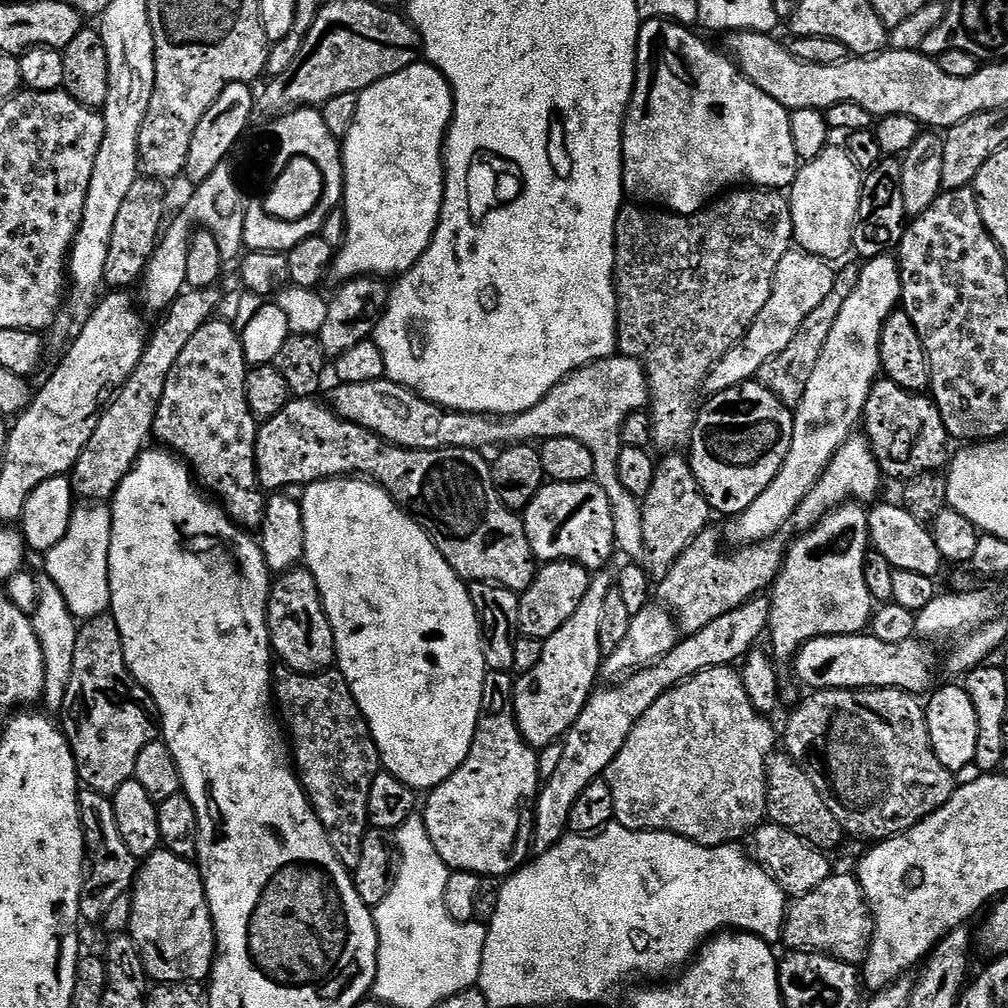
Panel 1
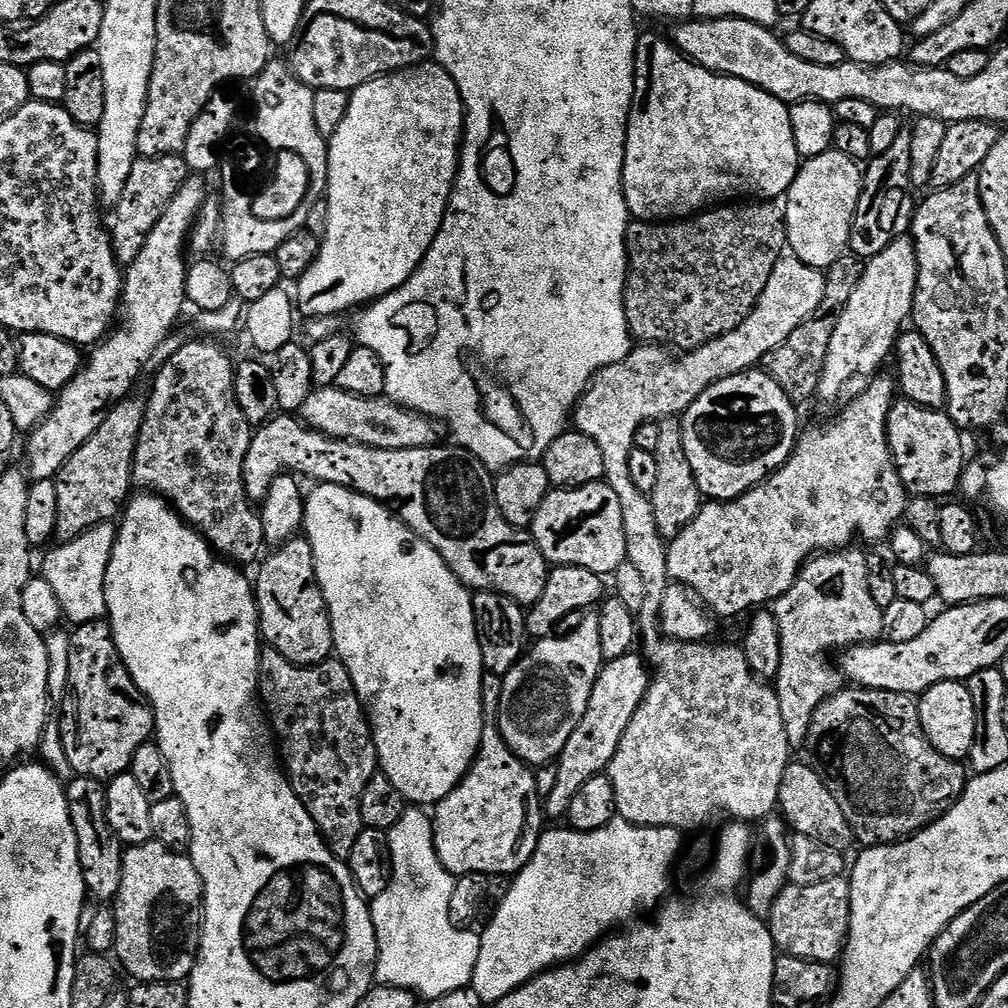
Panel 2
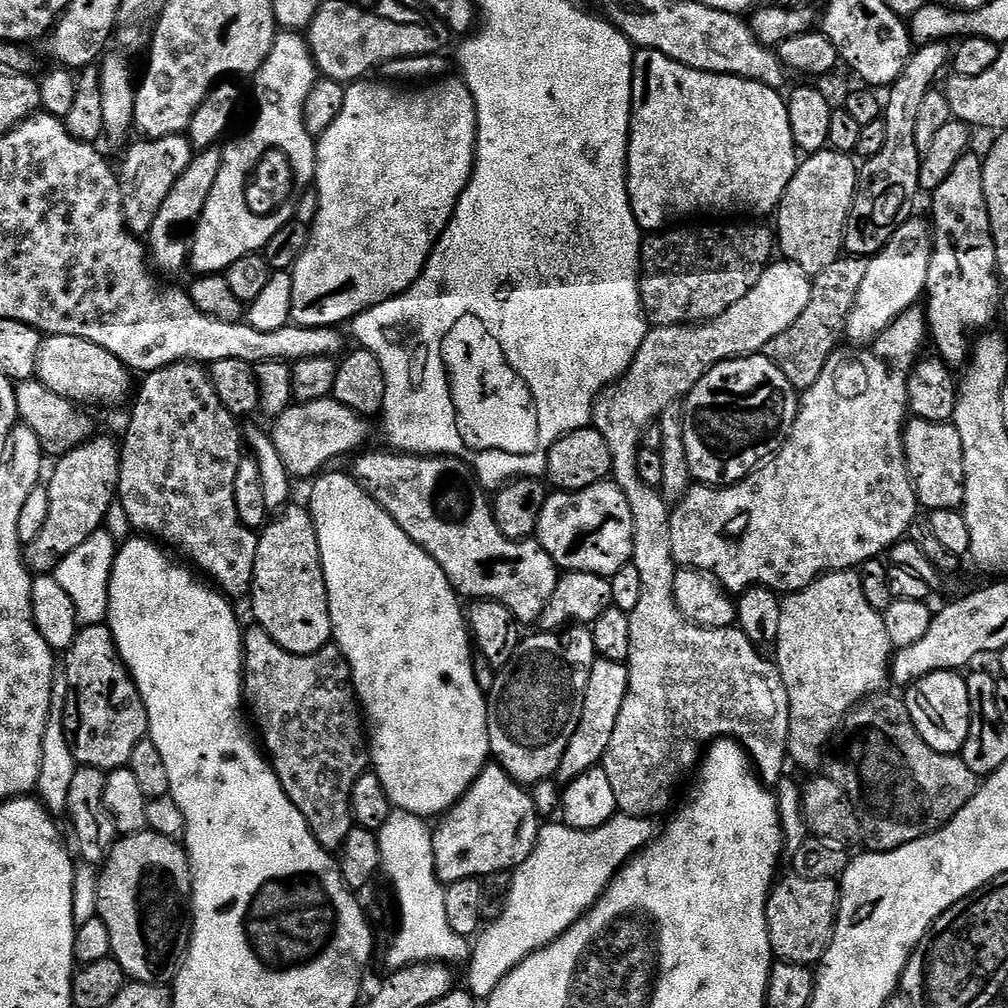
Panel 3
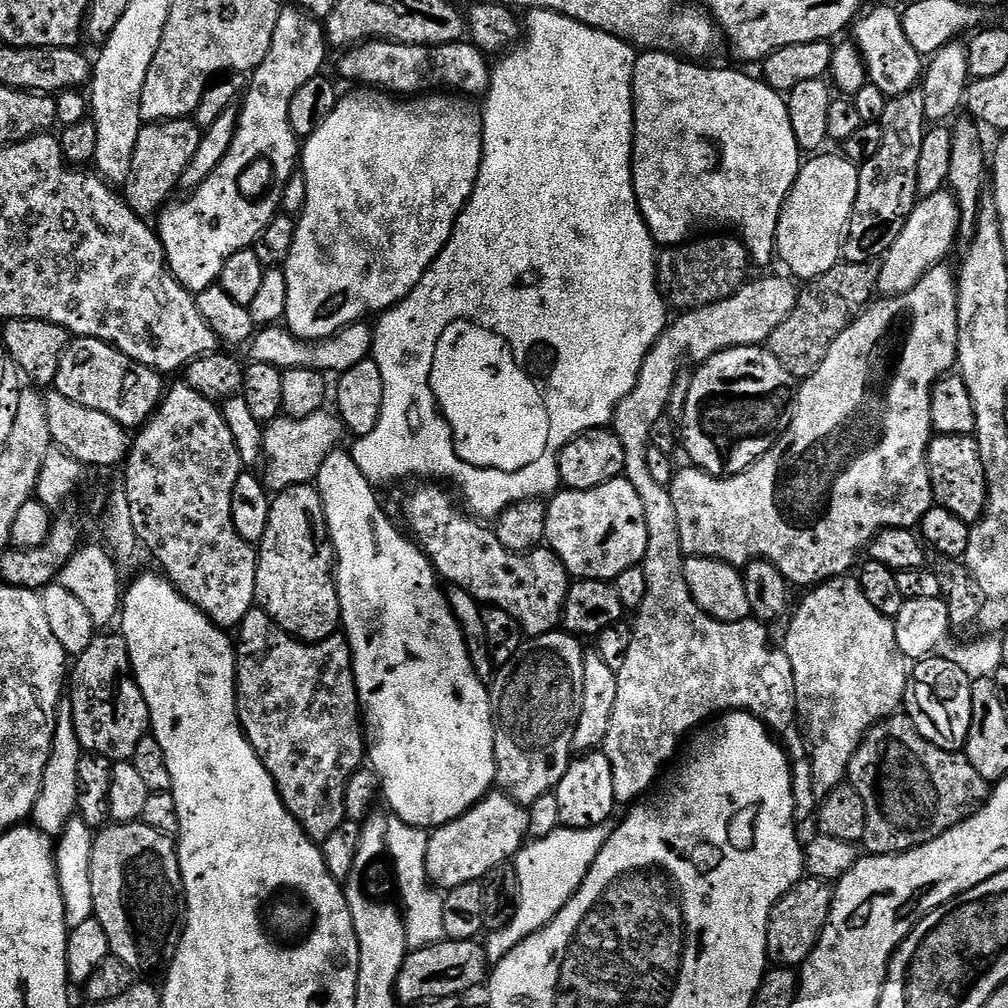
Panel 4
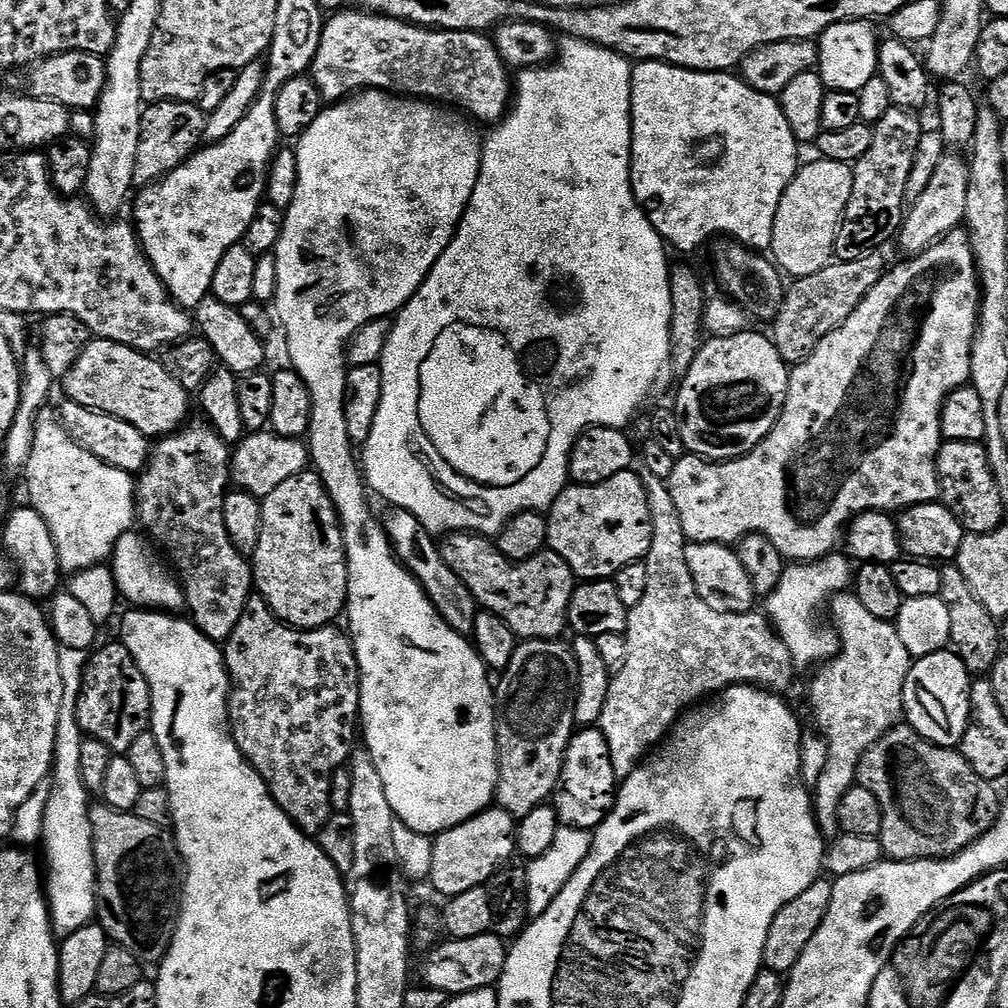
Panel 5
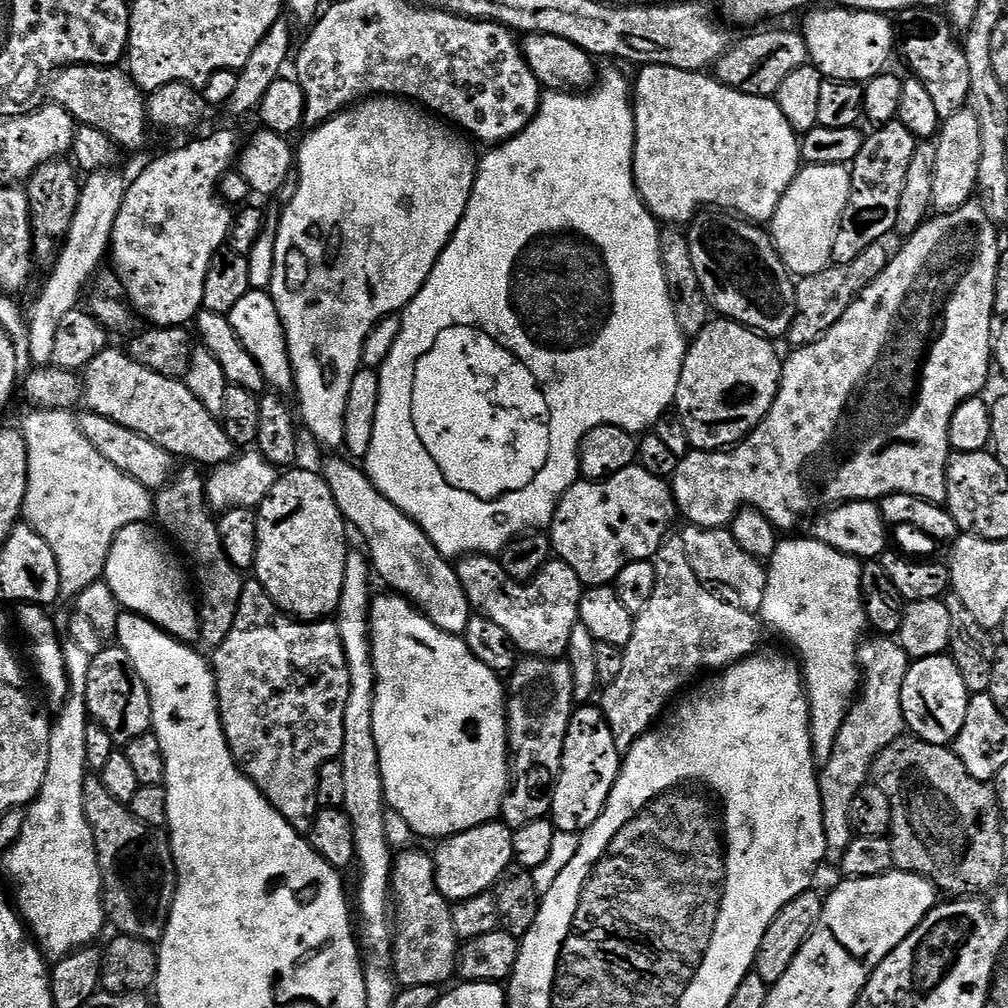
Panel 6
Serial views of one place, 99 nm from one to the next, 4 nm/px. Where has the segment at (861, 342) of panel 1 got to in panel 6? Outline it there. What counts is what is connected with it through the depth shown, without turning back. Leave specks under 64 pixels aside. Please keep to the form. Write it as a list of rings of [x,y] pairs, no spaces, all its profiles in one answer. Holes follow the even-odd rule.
[[[965,106],[940,125],[934,143],[938,150],[938,163],[934,166],[934,198],[932,207],[937,213],[953,212],[958,206],[969,203],[977,195],[978,162],[982,162],[982,126]]]

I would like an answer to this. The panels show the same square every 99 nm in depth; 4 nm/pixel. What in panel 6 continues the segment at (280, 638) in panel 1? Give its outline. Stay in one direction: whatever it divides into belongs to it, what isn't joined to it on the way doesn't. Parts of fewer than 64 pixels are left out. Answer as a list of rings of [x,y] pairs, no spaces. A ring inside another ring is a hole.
[[[293,467],[277,475],[274,486],[256,512],[256,567],[255,579],[270,594],[273,602],[293,618],[315,622],[331,617],[342,598],[343,583],[350,579],[348,573],[349,525],[330,494],[330,486],[319,471]]]

